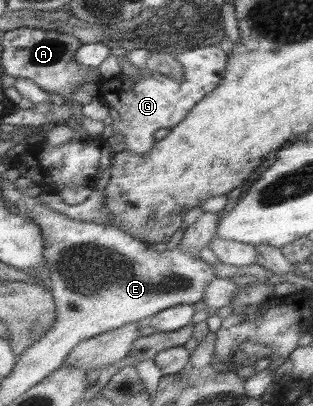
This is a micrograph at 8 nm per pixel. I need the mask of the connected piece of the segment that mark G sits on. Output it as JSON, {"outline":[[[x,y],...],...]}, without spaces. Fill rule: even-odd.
{"outline":[[[204,45],[190,50],[182,51],[176,55],[177,61],[183,66],[183,79],[173,79],[162,73],[124,74],[114,77],[102,77],[98,80],[101,98],[107,98],[108,106],[120,113],[118,122],[109,121],[107,133],[124,137],[124,150],[130,154],[146,154],[155,144],[154,133],[159,129],[172,129],[185,120],[186,115],[201,102],[202,98],[216,88],[226,72],[227,51],[218,45]]]}

